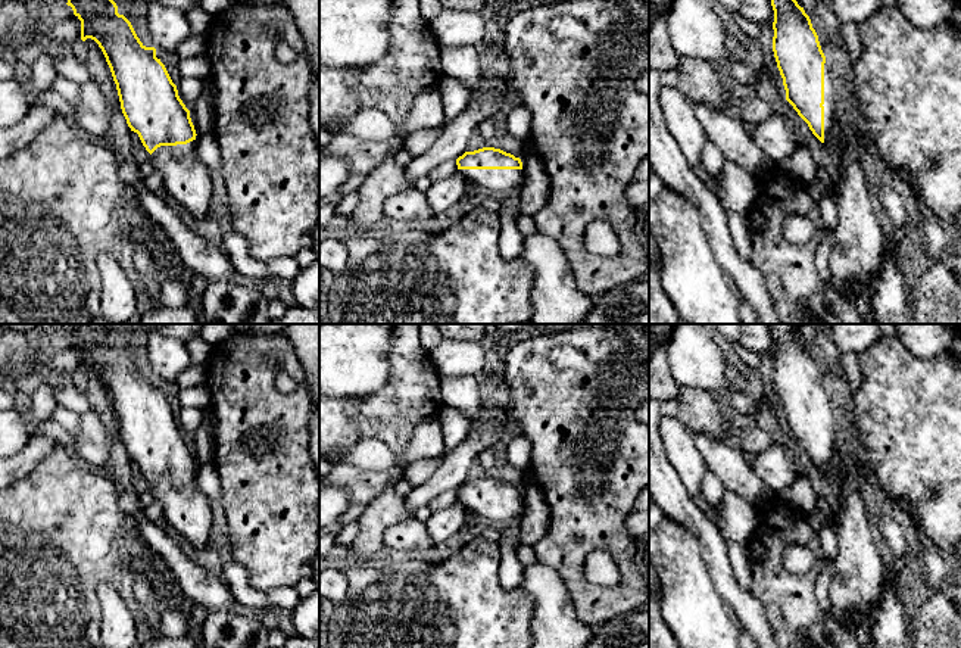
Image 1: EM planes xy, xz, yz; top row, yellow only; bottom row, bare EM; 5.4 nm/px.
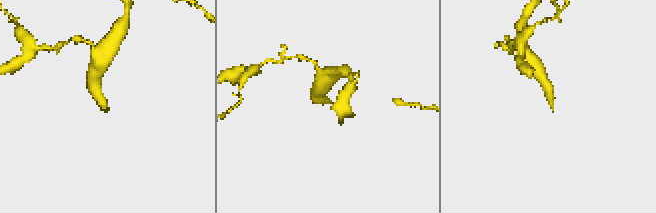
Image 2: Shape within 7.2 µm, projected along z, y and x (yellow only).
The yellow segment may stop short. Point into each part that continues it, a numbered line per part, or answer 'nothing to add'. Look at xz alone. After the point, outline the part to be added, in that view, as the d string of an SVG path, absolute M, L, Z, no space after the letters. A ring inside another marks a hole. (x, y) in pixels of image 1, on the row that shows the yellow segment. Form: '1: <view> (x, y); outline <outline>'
1: xz (508, 181); outline M458 169L467 180L490 193L517 194L525 181L522 169Z

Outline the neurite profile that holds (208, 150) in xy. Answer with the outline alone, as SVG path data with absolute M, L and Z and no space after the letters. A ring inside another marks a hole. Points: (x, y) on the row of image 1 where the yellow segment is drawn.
M205 133L196 135L196 153L203 165L209 171L221 171L222 158L218 140L213 133Z

